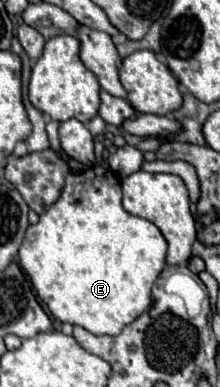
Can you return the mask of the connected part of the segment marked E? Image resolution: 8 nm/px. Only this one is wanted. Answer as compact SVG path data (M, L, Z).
M97 165L83 173L71 171L67 175L59 201L39 217L37 225L29 225L19 249L19 263L55 319L81 325L93 335L119 335L125 325L149 309L151 287L165 267L165 253L167 241L163 233L151 221L129 215L123 209L119 177L107 165Z

